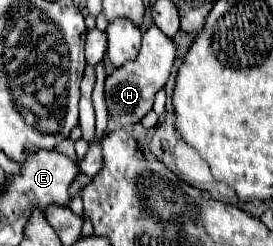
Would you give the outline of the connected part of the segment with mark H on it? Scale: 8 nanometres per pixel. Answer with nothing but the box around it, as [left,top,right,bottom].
[104,27,176,127]

